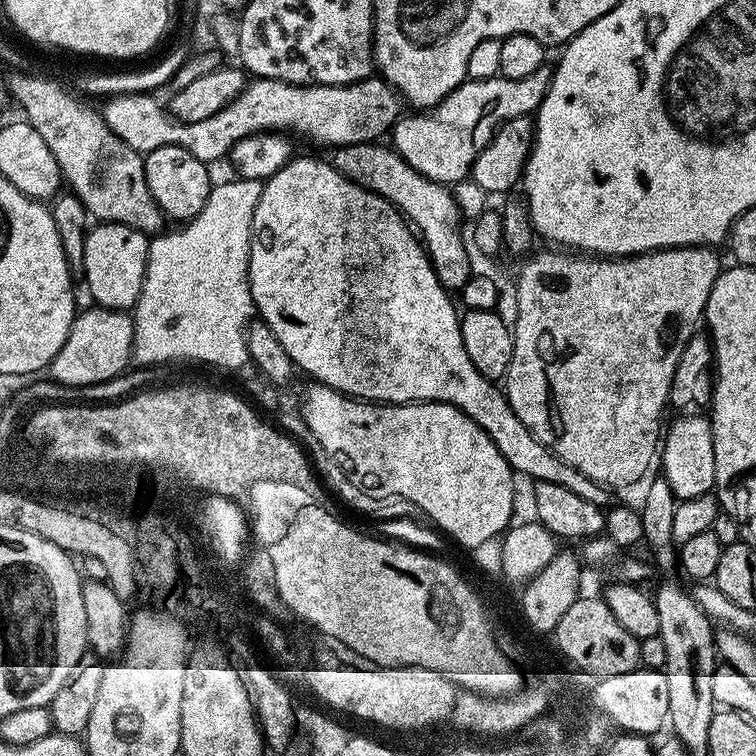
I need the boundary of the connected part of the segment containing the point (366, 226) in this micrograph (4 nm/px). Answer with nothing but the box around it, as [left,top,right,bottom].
[248,156,609,506]

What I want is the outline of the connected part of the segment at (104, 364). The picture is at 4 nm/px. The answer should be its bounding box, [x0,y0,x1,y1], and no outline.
[50,307,134,388]

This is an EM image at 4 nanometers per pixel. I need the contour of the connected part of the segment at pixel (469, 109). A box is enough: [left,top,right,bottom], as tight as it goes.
[390,66,553,186]

